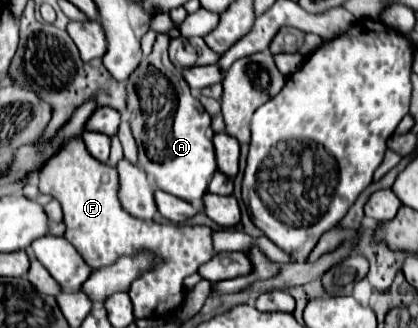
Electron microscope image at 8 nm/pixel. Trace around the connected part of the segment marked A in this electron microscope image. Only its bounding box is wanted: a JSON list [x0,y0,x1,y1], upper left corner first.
[127,33,217,203]

